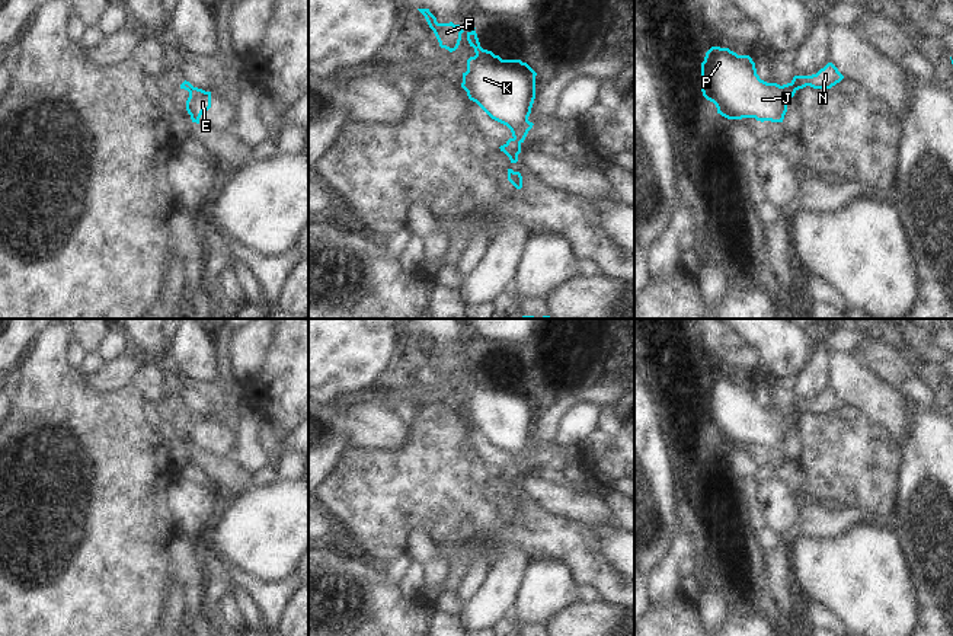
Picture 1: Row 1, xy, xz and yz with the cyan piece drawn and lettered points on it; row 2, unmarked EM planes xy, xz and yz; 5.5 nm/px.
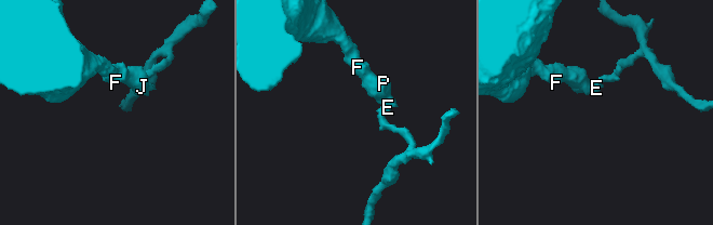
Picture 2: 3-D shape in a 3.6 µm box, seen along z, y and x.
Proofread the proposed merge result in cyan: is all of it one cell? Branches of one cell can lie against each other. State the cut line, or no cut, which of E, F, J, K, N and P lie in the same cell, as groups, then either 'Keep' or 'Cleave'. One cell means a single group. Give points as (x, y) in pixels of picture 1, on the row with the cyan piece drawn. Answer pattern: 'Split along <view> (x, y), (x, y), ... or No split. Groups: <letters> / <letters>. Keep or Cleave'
Split along yz (782, 86), (793, 95). Groups: E F J K P / N. Cleave.

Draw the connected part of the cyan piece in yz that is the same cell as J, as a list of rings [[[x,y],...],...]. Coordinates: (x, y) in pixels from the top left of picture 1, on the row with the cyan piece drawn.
[[[711,47],[701,63],[701,92],[722,116],[761,122],[783,122],[794,96],[777,83],[761,80],[749,55],[720,47]]]

